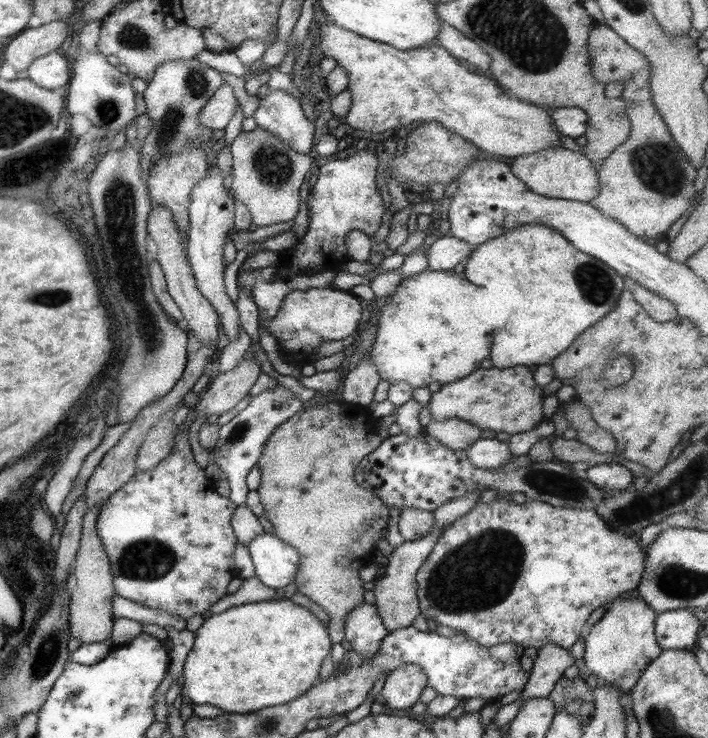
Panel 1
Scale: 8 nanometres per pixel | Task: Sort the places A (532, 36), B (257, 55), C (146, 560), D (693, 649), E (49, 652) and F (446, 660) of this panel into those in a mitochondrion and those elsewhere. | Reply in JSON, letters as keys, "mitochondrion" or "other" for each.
{"A":"mitochondrion","B":"other","C":"mitochondrion","D":"other","E":"mitochondrion","F":"other"}

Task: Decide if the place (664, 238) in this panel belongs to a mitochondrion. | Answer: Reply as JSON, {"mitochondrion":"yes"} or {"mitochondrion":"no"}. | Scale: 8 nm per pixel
{"mitochondrion":"no"}

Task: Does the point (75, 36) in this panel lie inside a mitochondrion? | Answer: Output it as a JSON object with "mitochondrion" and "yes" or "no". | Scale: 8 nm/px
{"mitochondrion":"no"}

